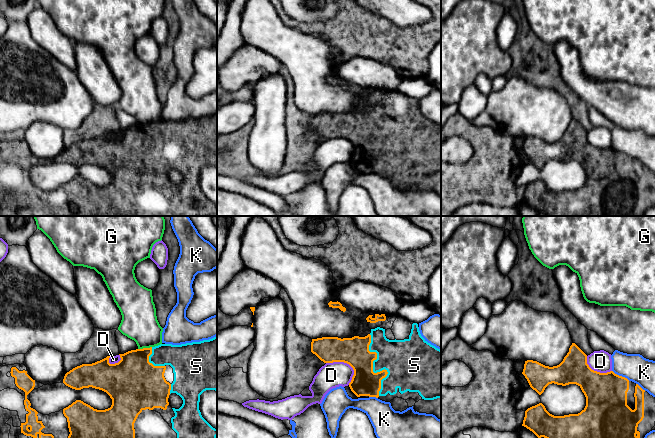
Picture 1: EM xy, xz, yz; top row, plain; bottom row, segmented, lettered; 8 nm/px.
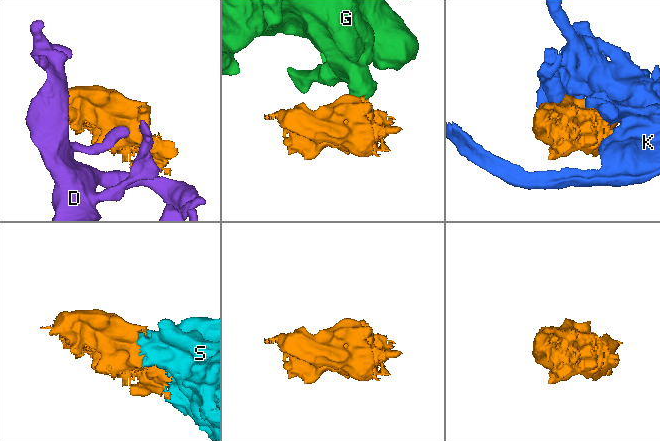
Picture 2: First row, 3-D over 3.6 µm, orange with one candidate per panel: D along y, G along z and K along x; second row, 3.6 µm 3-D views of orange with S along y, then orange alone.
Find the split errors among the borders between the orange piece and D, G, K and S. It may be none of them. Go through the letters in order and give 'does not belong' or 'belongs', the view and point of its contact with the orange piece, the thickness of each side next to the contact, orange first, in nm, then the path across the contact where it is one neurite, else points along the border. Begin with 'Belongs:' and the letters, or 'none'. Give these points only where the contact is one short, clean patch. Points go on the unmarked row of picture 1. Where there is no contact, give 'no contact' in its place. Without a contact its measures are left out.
Belongs: S
D: does not belong; meets orange in xz at (347, 139); 220 nm thick on the orange side, 200 nm on the other
G: does not belong; meets orange in xy at (144, 124); 360 nm thick on the orange side, 300 nm on the other; border along xy (151, 122), (138, 125)
K: does not belong; meets orange in yz at (621, 152); 340 nm thick on the orange side, 220 nm on the other
S: belongs; meets orange in xz at (372, 145); 220 nm thick on the orange side, 300 nm on the other

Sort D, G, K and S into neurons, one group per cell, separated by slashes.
D / G / K / S

